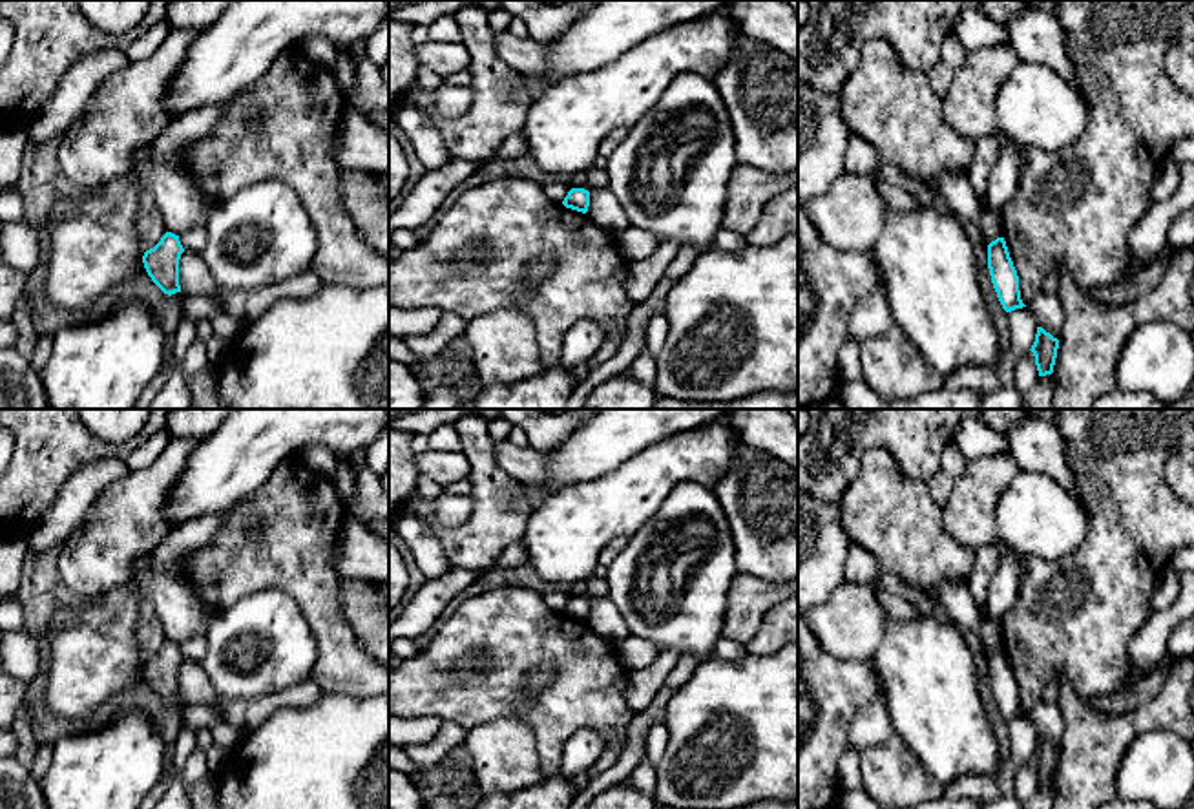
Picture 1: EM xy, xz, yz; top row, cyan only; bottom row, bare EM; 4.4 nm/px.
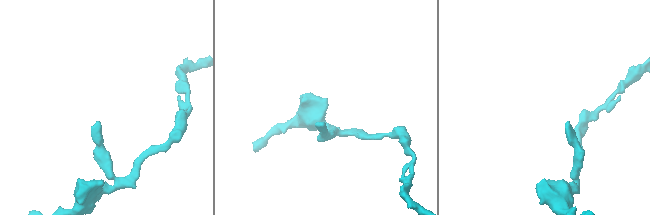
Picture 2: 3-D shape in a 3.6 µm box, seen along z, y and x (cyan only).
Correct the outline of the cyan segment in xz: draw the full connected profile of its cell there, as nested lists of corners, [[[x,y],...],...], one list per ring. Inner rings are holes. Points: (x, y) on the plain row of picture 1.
[[[571,597],[564,606],[562,614],[566,617],[586,623],[590,615],[590,601],[584,597]]]

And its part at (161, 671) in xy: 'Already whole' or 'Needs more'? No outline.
Already whole

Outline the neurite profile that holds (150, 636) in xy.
[[[139,594],[137,648],[141,657],[144,661],[153,657],[166,641],[168,639],[161,621],[155,615],[153,604]]]

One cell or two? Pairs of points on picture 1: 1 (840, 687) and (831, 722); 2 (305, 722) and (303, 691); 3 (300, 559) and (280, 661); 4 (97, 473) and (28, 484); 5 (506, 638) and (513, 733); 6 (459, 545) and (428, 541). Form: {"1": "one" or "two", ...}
{"1": "one", "2": "two", "3": "two", "4": "two", "5": "two", "6": "two"}

